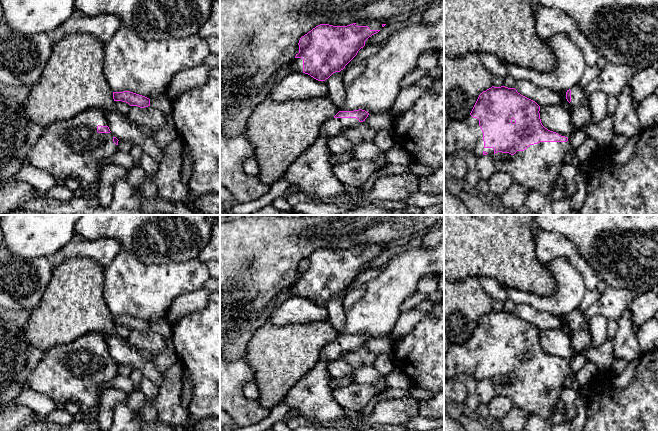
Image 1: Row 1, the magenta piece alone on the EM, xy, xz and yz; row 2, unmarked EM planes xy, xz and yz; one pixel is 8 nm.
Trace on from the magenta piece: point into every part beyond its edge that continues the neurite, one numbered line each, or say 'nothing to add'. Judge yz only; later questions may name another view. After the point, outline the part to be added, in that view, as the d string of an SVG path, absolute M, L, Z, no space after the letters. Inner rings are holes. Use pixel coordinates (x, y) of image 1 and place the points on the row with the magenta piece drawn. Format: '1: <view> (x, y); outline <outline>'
1: yz (537, 168); outline M559 134L561 135L561 134ZM561 135L568 138L567 142L540 142L530 145L524 151L517 151L508 161L496 160L496 171L509 174L515 183L518 183L529 191L541 192L547 197L551 197L553 190L556 187L556 180L560 176L561 167L564 165L564 157L571 153L570 138L572 135Z

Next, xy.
1: xy (72, 148); outline M91 108L71 119L51 124L43 130L26 160L32 166L51 173L56 180L77 178L83 186L99 186L100 171L106 166L104 161L118 151L111 132L97 132L98 125L108 126L105 111L102 108Z

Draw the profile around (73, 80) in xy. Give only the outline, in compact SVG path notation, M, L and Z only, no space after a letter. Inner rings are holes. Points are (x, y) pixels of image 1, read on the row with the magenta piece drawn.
M69 34L55 43L39 82L30 88L24 102L31 125L39 125L44 130L87 109L115 110L113 91L104 75L104 63L105 45L90 34Z

